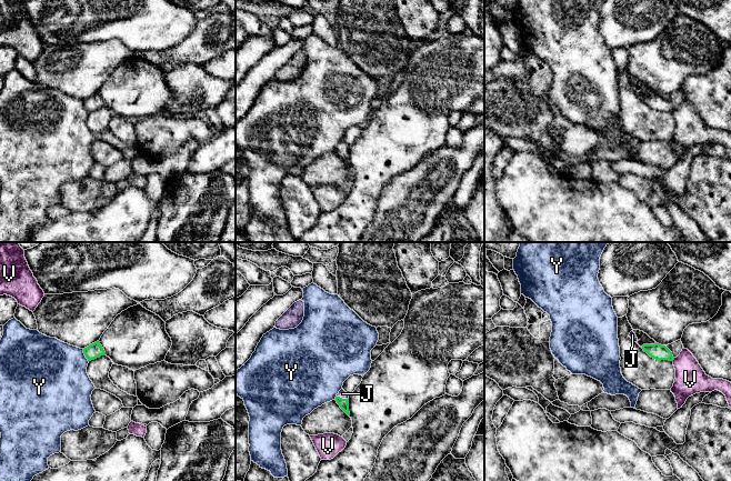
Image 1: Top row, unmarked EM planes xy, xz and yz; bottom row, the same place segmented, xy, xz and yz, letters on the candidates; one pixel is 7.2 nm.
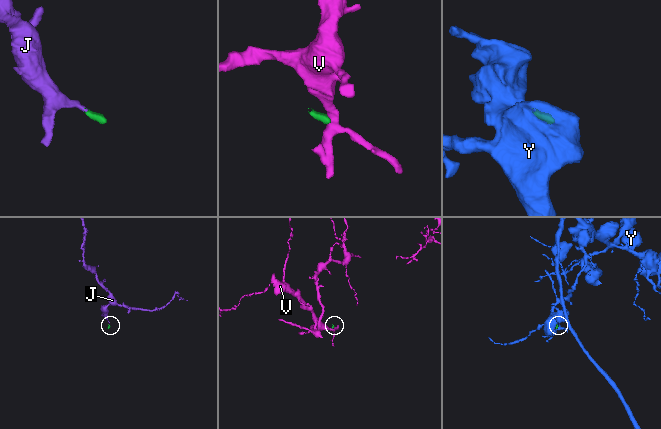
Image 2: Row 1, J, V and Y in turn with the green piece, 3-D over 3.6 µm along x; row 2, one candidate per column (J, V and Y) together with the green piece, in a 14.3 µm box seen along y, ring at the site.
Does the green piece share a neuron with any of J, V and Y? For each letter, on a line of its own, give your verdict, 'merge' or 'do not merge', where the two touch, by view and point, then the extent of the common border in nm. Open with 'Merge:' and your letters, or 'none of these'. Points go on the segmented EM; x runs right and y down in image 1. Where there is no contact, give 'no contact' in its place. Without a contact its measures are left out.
Merge: J
J: merge; contact xz (341, 398); length 90 nm
V: do not merge; contact yz (673, 359); length 30 nm
Y: do not merge; contact xy (86, 356); length 100 nm

